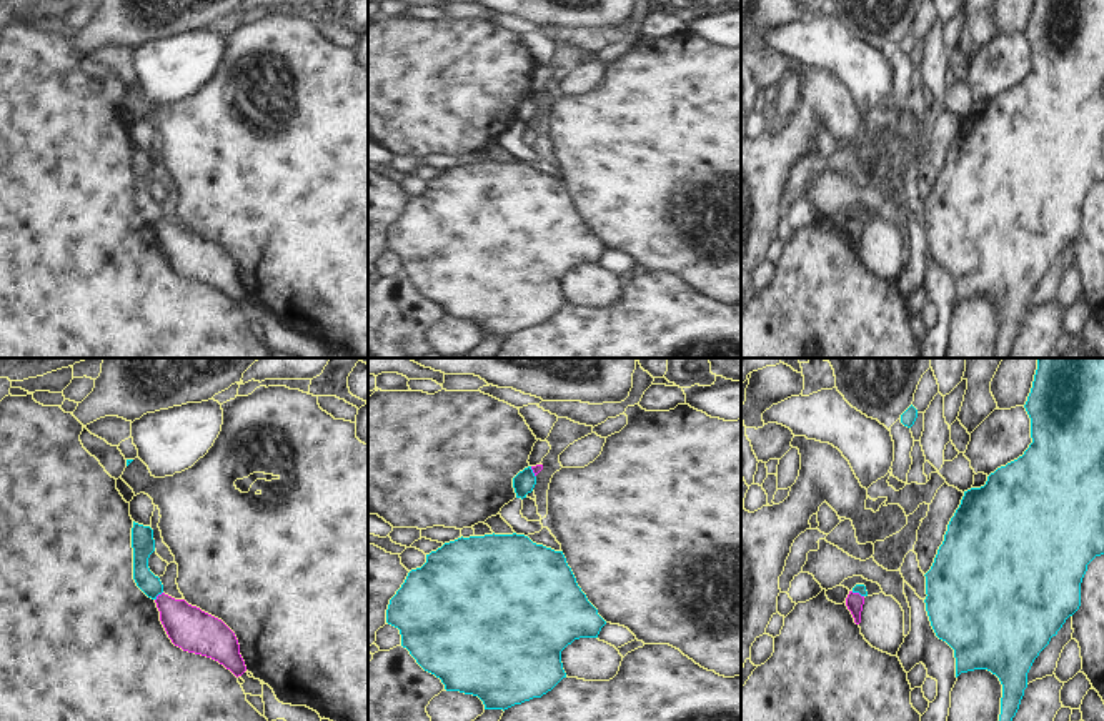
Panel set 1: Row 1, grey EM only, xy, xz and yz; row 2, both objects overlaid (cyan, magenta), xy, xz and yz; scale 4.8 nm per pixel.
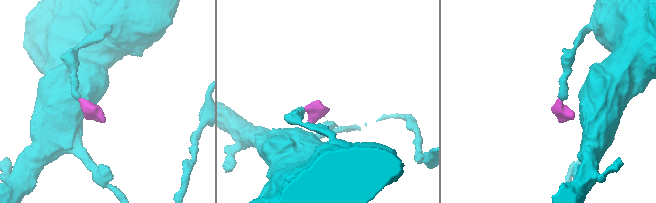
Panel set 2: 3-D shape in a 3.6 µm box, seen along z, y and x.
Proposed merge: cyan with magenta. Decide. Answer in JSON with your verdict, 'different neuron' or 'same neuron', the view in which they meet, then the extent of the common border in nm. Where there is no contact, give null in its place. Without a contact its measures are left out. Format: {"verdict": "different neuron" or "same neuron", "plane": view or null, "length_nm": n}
{"verdict": "different neuron", "plane": "xy", "length_nm": 60}

